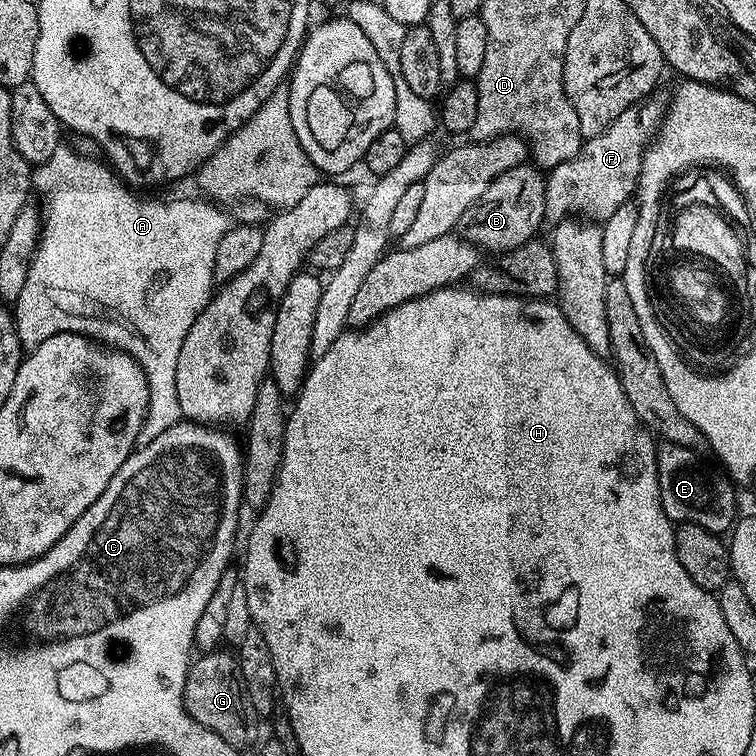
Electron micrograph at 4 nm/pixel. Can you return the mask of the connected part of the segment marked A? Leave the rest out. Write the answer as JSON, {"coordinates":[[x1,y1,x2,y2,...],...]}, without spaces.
{"coordinates":[[61,144,46,162,37,165,33,169,33,189,40,192,46,200,46,210,41,225,41,234,36,245,36,253,32,255,32,265,26,274,26,286,22,286,22,294,14,301,14,319,16,322,16,333,20,339,20,347,24,350,37,348,46,338,63,332,77,332,80,336,88,336,91,340,103,342,110,348,118,348,121,352,130,354,142,366,146,374,146,382,150,390,150,402,148,413,144,416,144,424,140,427,139,435,145,441,153,440,174,424,179,424,182,417,178,406,178,386,174,386,174,373,178,370,178,354,182,351,182,341,185,340,190,326,202,314,202,310,212,298,216,282,213,274,215,251,221,241,222,234,231,227,231,219,216,206,202,200,192,198,176,198,170,201,158,202,156,200,144,200,138,198,119,175,102,160,94,160,84,156,68,144]]}

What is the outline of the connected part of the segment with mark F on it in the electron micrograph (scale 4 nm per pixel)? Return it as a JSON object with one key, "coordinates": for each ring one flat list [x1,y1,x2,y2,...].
{"coordinates":[[649,99,643,105,644,116,639,107,622,110,622,114,618,114,618,118,614,118,614,122,602,130,602,134,589,136,583,141,577,156,547,173,545,214,549,221,559,222,579,214,593,222,603,222,614,214,614,210,618,210,618,206,633,199,636,183,640,180,644,153,648,151,650,138,655,137,666,111,665,101,656,99]]}

